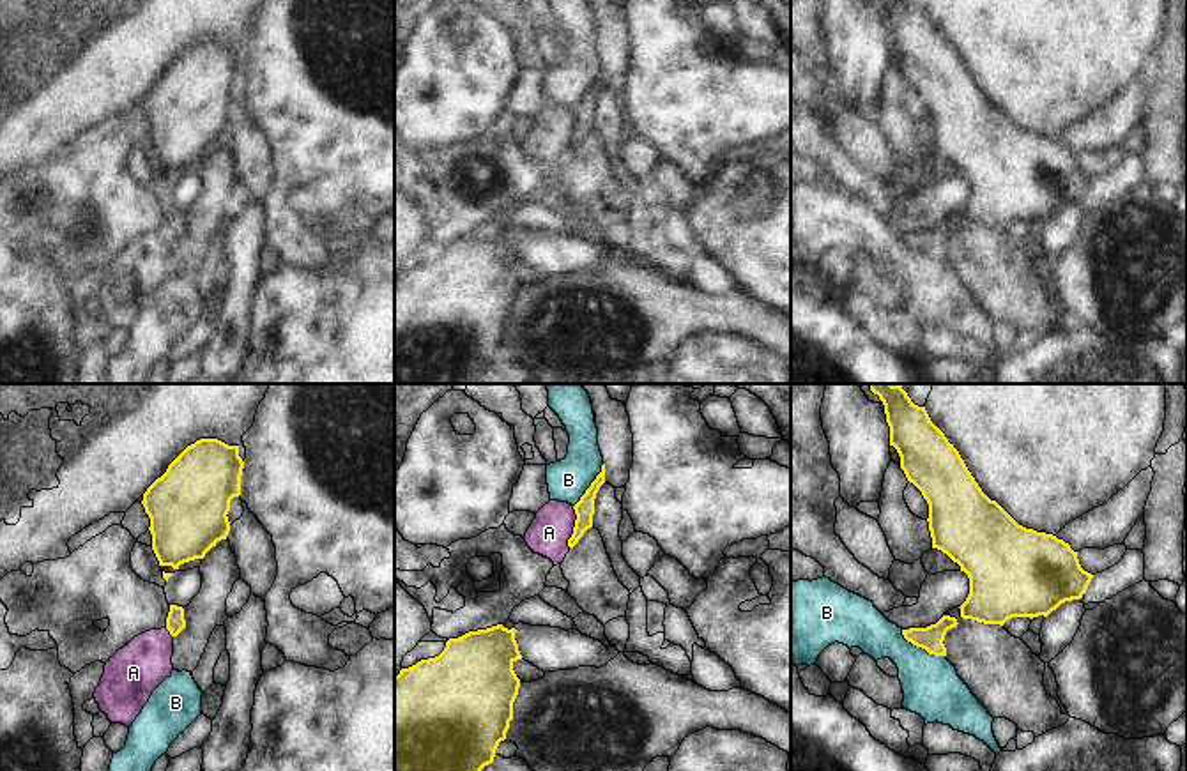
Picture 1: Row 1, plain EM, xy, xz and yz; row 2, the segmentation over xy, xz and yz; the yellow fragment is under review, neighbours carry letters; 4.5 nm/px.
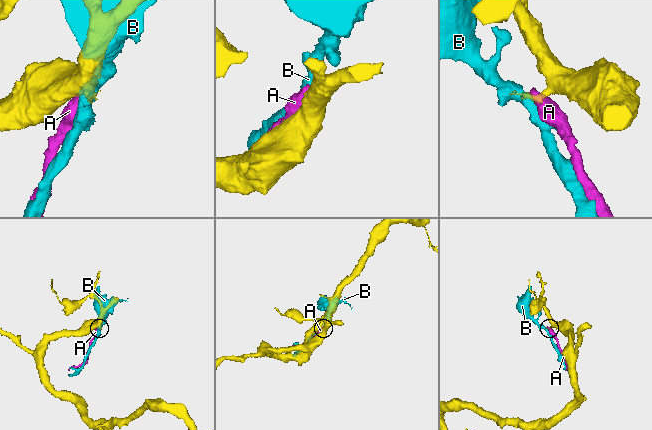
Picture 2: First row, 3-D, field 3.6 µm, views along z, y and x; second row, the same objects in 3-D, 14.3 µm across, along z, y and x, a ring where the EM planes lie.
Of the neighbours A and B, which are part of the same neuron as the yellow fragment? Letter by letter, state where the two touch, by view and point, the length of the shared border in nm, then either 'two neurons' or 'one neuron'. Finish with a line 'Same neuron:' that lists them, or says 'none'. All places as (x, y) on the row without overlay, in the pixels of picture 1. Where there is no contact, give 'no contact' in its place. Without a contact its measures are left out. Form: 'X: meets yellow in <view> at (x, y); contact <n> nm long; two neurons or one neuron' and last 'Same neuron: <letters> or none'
A: meets yellow in xz at (574, 131); contact 190 nm long; two neurons
B: meets yellow in yz at (922, 251); contact 240 nm long; two neurons
Same neuron: none

